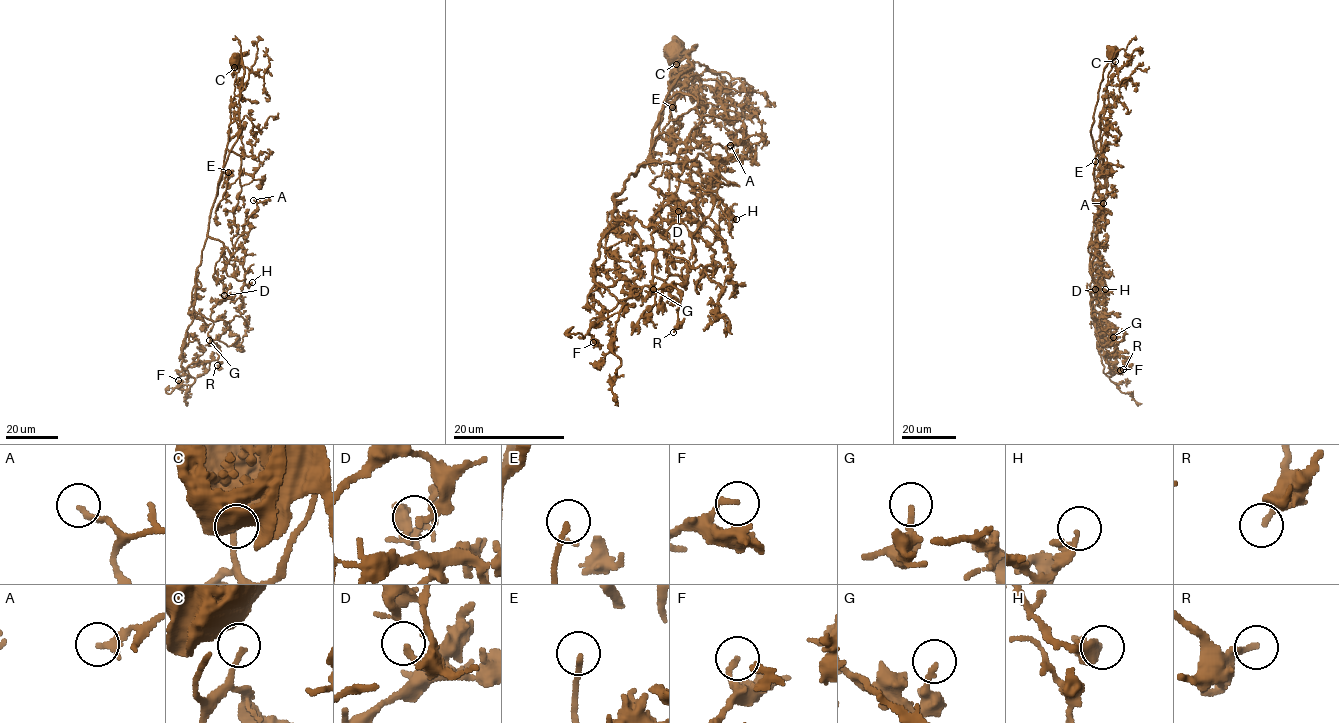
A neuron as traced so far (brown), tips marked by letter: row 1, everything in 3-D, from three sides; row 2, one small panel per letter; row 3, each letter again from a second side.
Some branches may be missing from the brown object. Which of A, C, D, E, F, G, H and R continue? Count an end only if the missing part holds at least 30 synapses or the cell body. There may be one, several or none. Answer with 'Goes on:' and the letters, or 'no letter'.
Goes on: A, C, E

